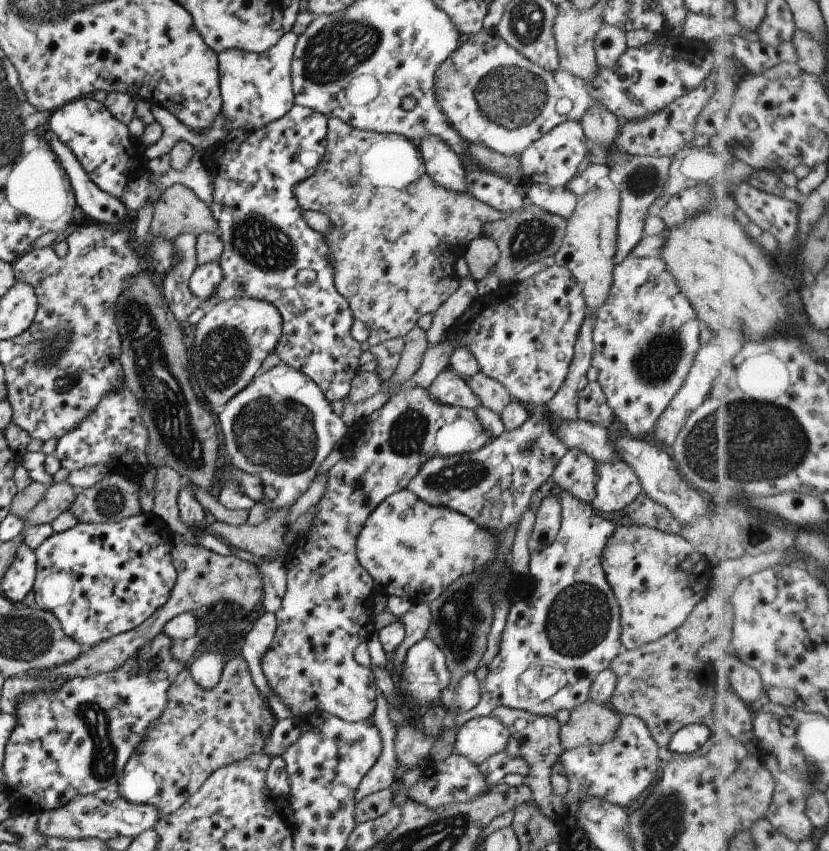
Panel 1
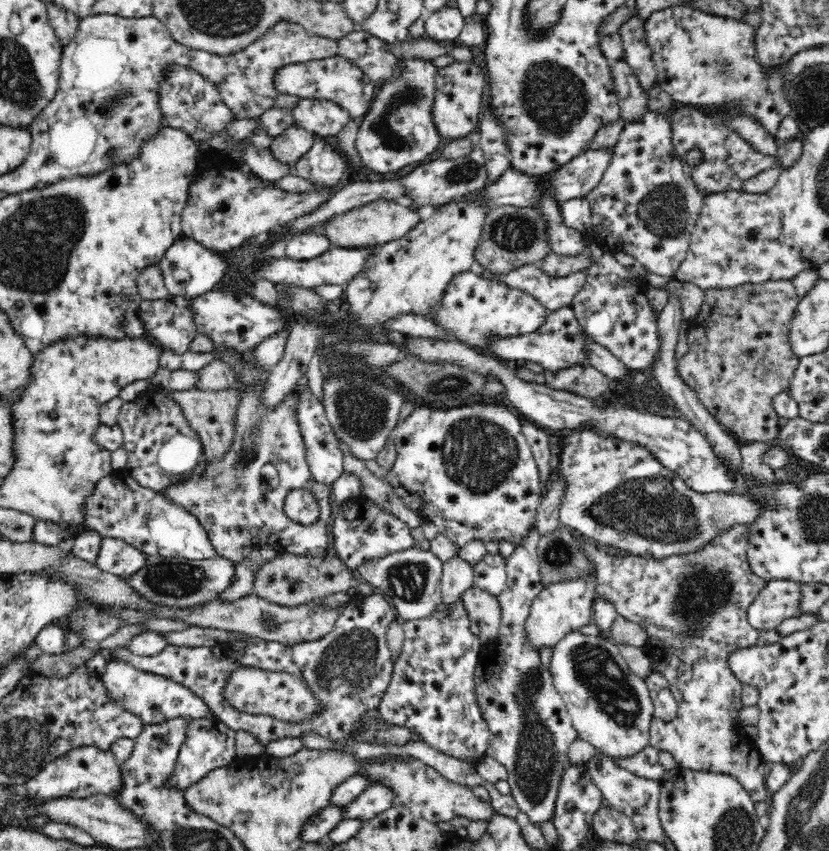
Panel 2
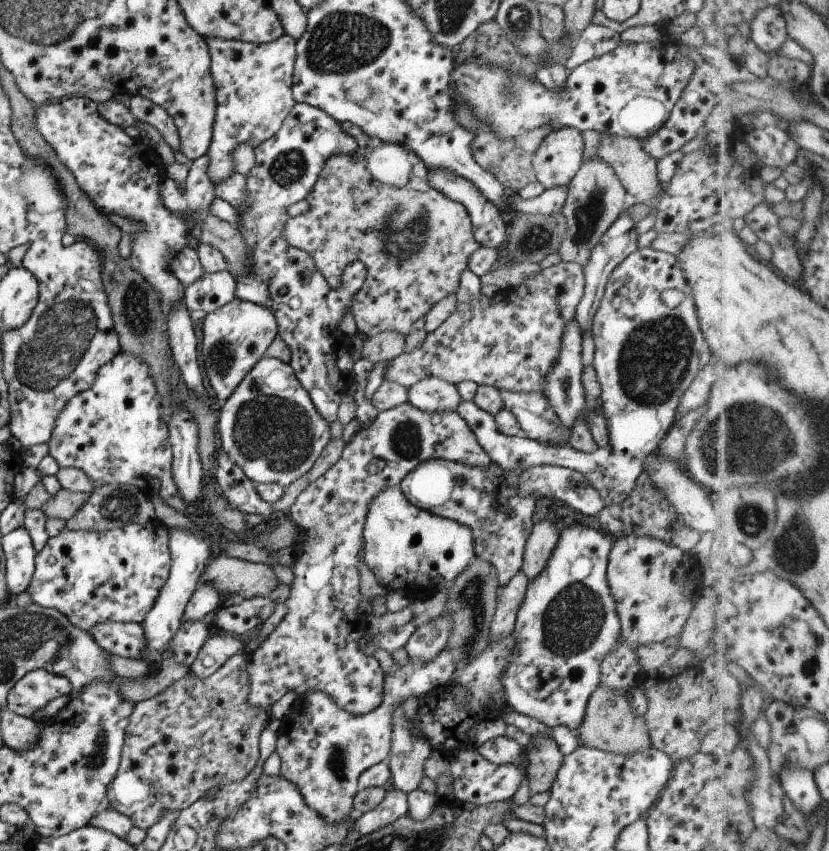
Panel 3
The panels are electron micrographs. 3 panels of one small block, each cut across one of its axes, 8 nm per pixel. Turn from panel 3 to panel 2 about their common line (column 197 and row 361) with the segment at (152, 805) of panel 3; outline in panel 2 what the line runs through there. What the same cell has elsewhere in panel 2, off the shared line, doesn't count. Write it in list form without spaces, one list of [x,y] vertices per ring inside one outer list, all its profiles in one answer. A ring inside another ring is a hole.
[[[778,280],[778,281],[769,281],[765,284],[746,284],[741,285],[740,287],[727,290],[716,290],[716,291],[706,291],[706,300],[704,300],[700,312],[697,312],[696,316],[692,319],[692,322],[697,322],[698,326],[702,326],[702,332],[700,334],[700,340],[696,338],[691,338],[694,336],[691,332],[688,334],[690,337],[690,344],[692,348],[690,350],[683,349],[679,354],[678,359],[678,373],[682,376],[682,379],[698,393],[700,401],[704,403],[704,406],[712,413],[712,416],[736,438],[747,440],[748,442],[760,442],[772,440],[778,436],[779,428],[782,425],[783,421],[776,414],[776,411],[771,405],[771,400],[776,396],[776,394],[786,391],[788,388],[788,383],[792,378],[793,370],[796,368],[796,365],[799,363],[800,358],[791,351],[788,344],[788,331],[790,328],[790,318],[792,313],[795,311],[797,302],[799,301],[799,296],[794,291],[794,287],[790,285],[790,280]]]

